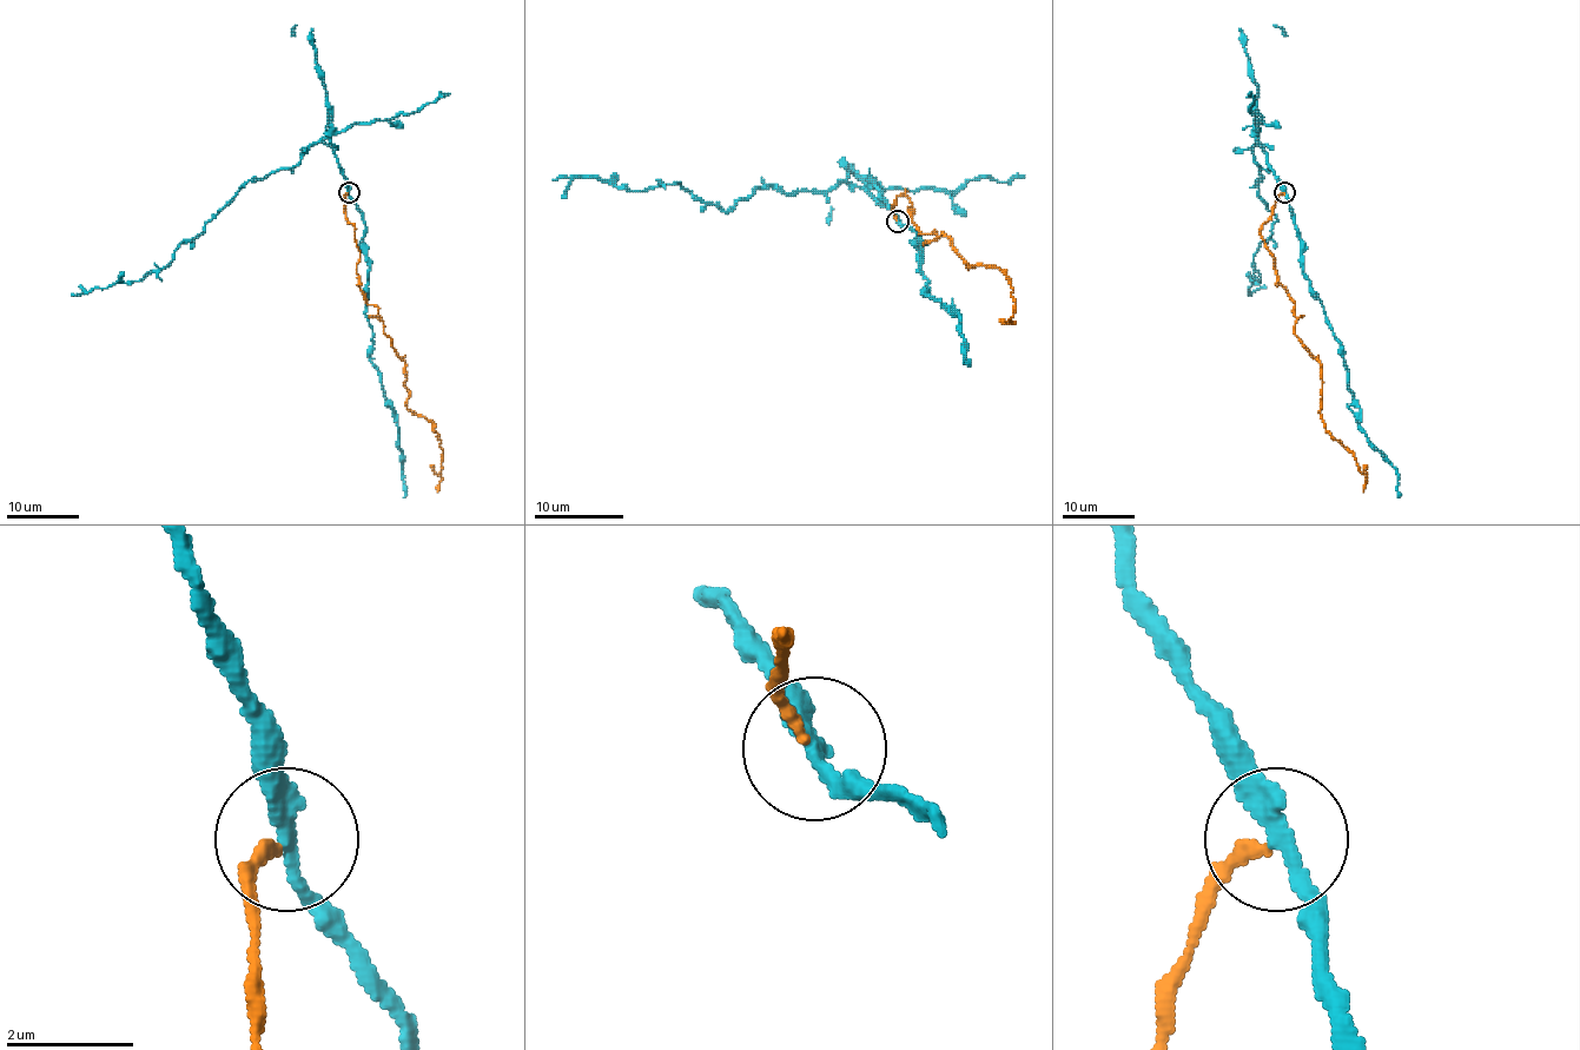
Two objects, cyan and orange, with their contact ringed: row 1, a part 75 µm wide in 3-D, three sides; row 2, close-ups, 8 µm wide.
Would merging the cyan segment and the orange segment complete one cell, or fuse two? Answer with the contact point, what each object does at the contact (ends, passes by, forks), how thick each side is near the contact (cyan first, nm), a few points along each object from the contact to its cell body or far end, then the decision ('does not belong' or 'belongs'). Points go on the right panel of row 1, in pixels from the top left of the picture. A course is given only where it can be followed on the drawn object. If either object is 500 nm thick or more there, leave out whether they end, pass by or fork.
place (1284, 192); cyan passes by; orange ends; calibres 260 and 180 nm; course cyan (1284, 192), (1258, 143), (1258, 196), (1276, 219), (1255, 252), (1261, 281), (1250, 290), (1266, 286); course orange (1284, 192), (1261, 238), (1295, 303), (1295, 335), (1320, 364), (1320, 418), (1353, 454), (1363, 492); does not belong

